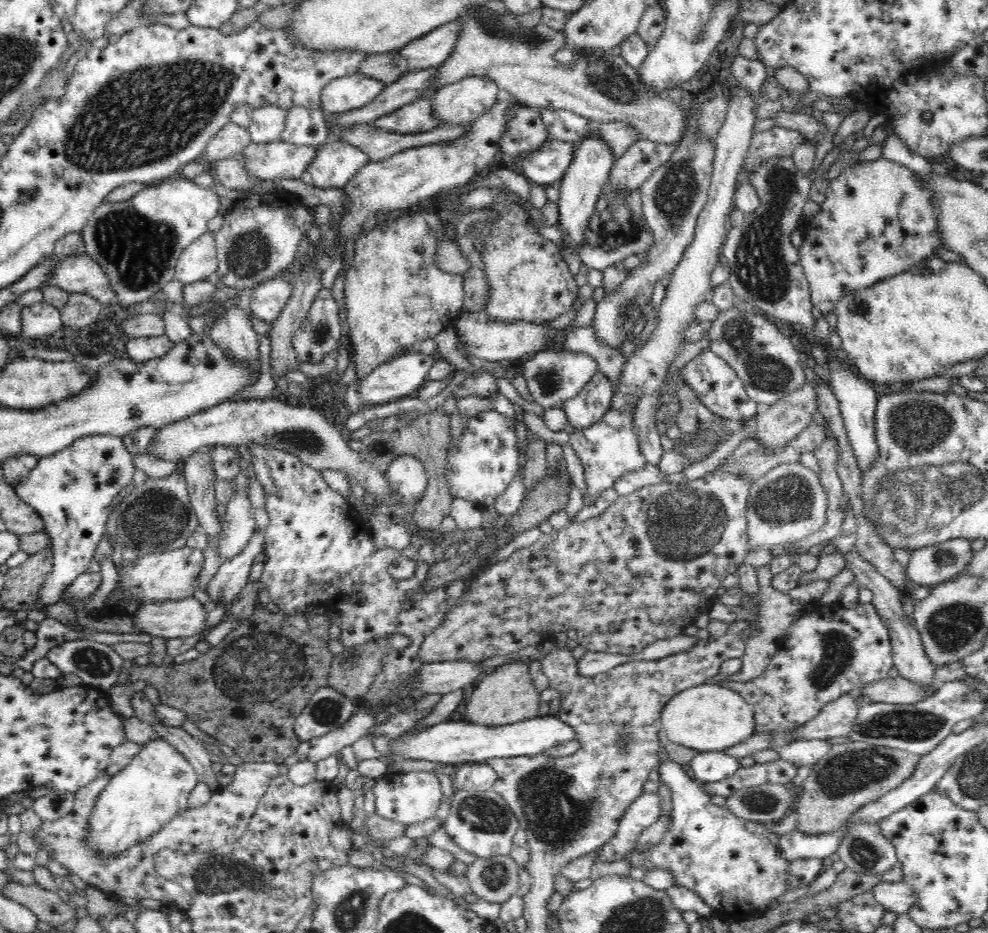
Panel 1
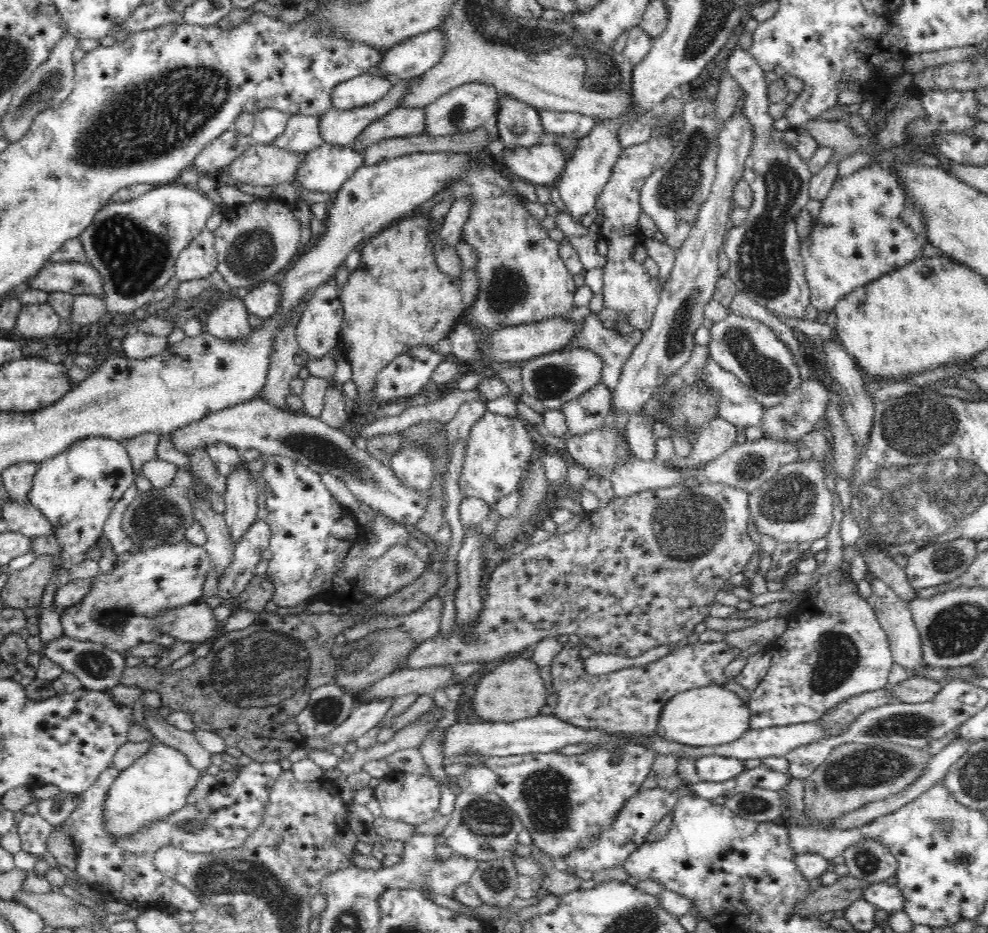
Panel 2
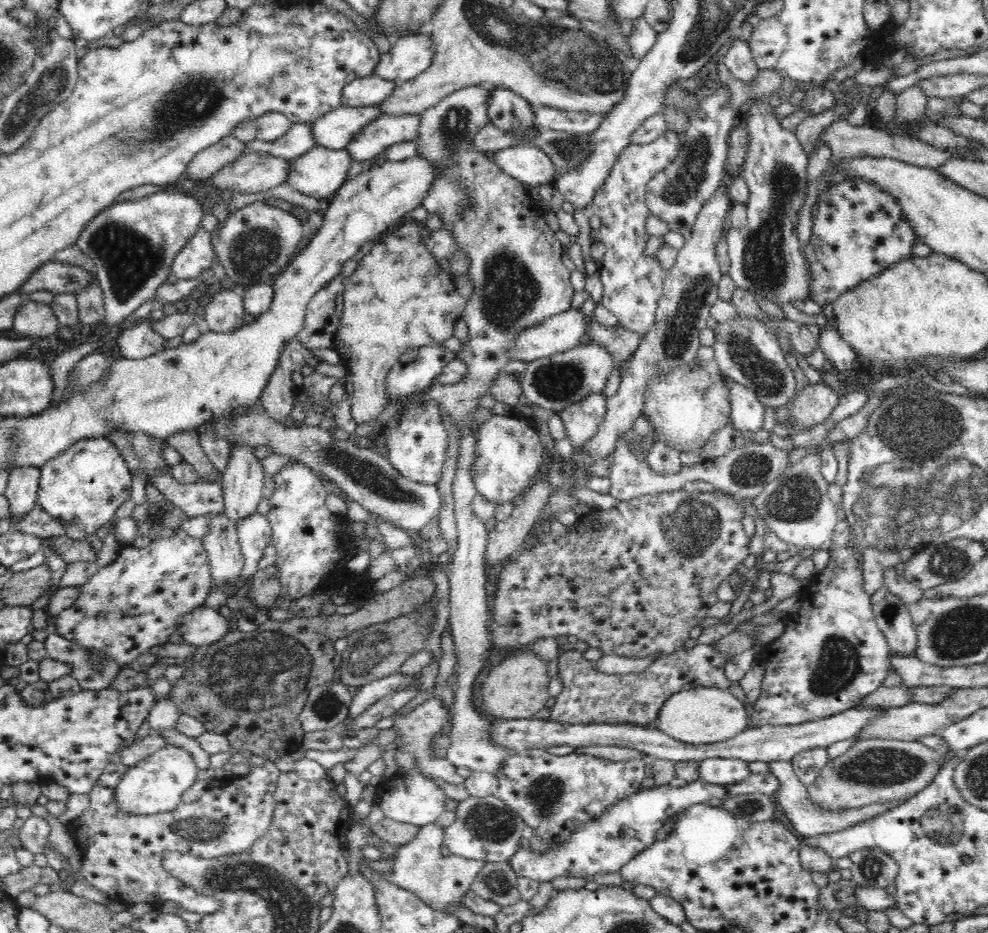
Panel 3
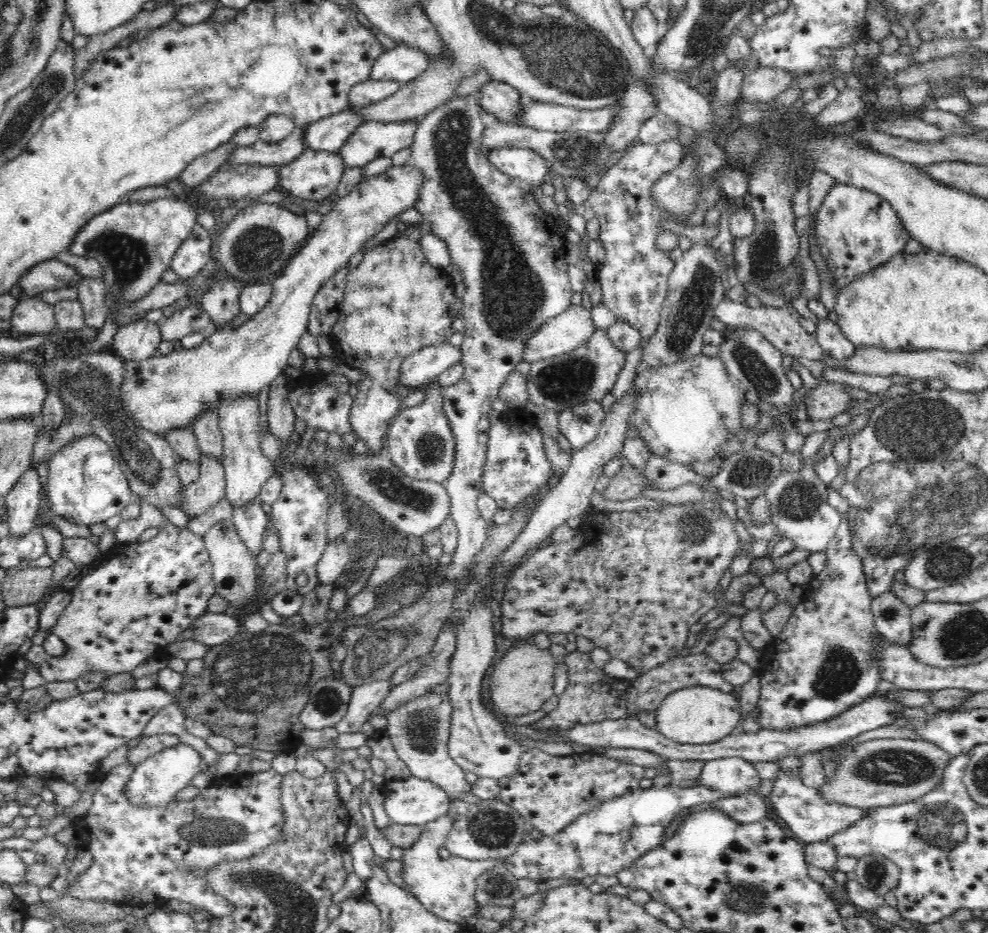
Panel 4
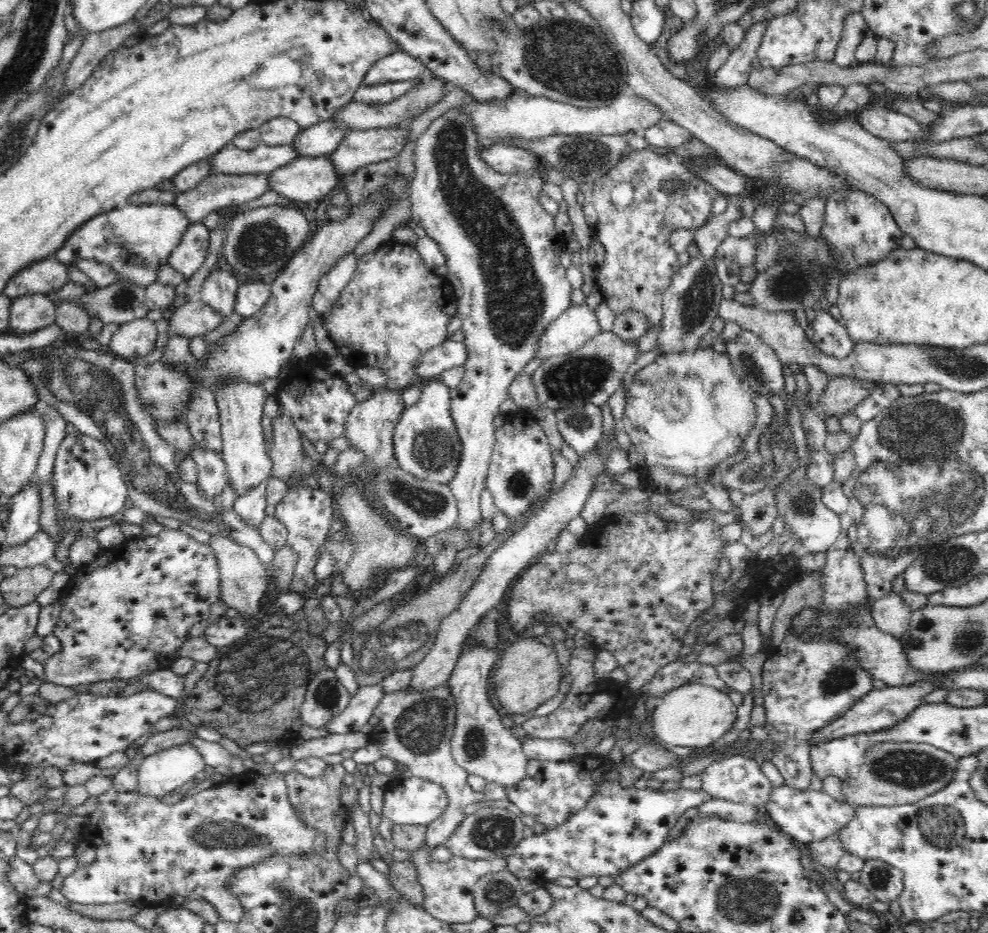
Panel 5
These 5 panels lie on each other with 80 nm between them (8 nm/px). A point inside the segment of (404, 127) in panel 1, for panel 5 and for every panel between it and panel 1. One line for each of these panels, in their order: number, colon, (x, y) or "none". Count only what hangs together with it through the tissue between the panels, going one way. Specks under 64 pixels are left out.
2: (401, 122)
3: (379, 134)
4: (370, 140)
5: (358, 148)

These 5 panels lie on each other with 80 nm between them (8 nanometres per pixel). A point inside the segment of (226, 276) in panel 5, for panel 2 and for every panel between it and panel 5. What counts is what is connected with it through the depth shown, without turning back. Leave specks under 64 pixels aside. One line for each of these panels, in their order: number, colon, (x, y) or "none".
2: (229, 320)
3: (224, 312)
4: (222, 301)

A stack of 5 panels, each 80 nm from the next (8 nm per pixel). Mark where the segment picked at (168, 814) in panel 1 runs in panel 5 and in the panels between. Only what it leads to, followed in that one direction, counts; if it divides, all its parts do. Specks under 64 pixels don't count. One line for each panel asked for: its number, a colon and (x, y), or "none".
2: (157, 785)
3: (155, 785)
4: (155, 782)
5: (162, 773)

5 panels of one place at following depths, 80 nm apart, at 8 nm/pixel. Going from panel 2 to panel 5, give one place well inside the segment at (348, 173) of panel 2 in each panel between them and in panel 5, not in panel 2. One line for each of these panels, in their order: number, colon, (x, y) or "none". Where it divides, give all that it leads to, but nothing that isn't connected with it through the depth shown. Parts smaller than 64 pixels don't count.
3: (320, 172)
4: (314, 175)
5: (306, 179)

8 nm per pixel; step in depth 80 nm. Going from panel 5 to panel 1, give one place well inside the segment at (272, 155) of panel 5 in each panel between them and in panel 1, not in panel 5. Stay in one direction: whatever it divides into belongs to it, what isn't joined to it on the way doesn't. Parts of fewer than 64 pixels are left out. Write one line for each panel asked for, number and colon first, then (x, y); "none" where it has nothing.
1: (303, 127)
2: (302, 133)
3: (299, 139)
4: (276, 153)

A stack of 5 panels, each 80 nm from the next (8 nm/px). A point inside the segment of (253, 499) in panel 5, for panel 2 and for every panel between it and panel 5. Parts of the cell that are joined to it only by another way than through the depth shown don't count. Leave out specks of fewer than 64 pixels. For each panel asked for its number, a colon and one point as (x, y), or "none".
2: (256, 539)
3: (255, 532)
4: (251, 522)

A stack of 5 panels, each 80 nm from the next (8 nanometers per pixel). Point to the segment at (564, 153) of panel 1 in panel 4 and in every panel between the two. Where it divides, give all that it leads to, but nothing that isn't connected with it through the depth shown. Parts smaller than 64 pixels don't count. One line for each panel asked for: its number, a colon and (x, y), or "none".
2: (540, 164)
3: (530, 165)
4: (521, 163)

